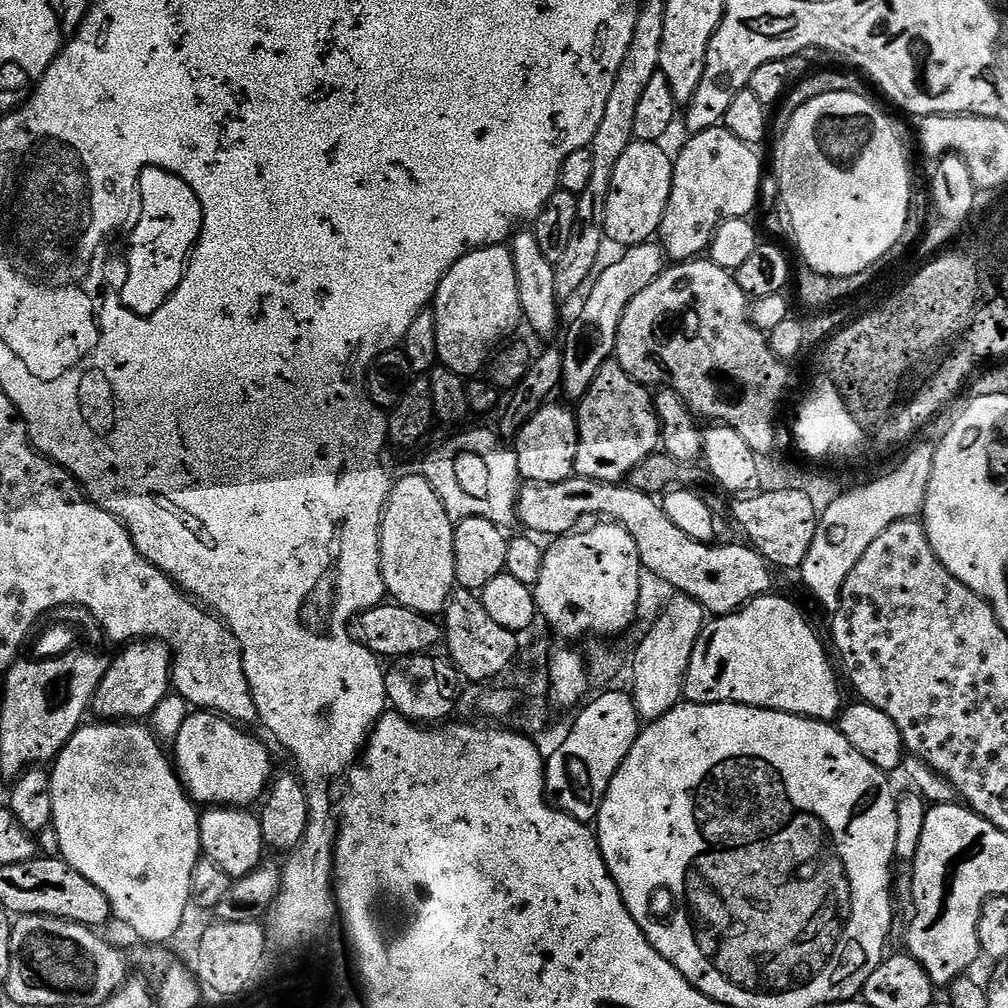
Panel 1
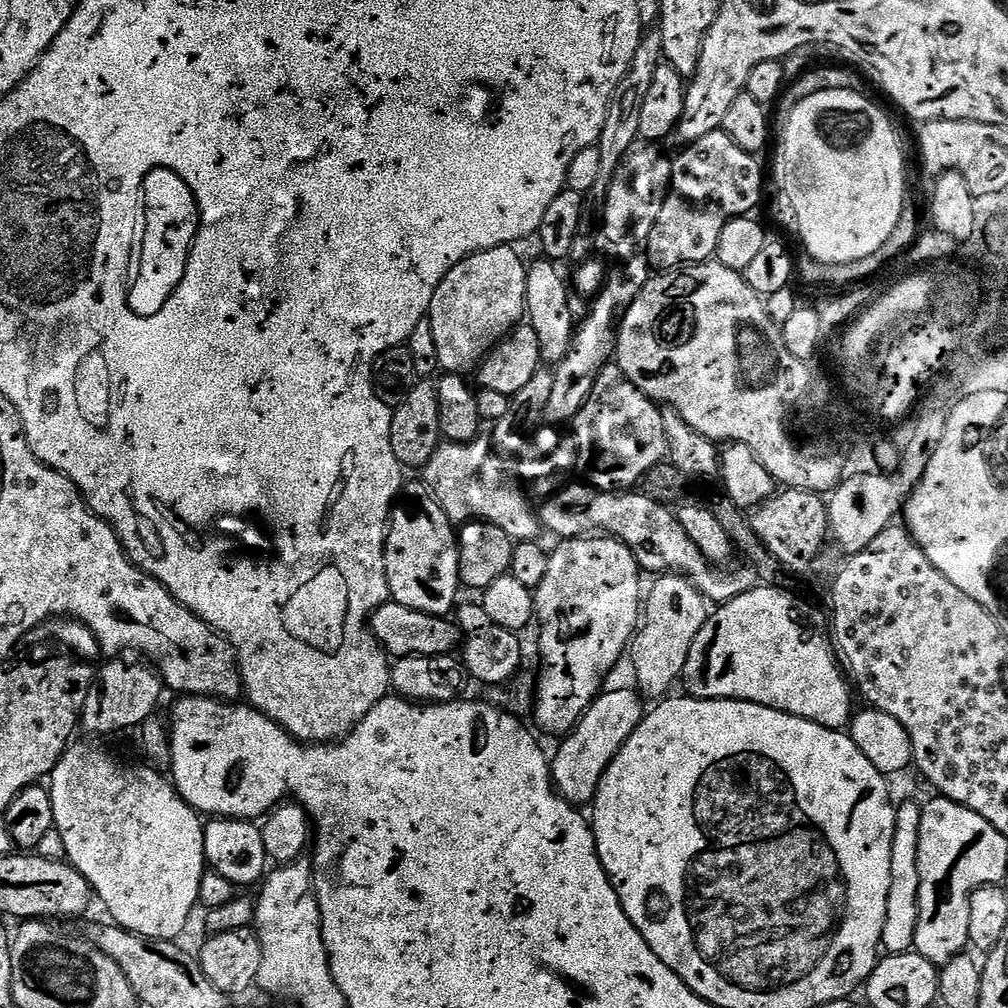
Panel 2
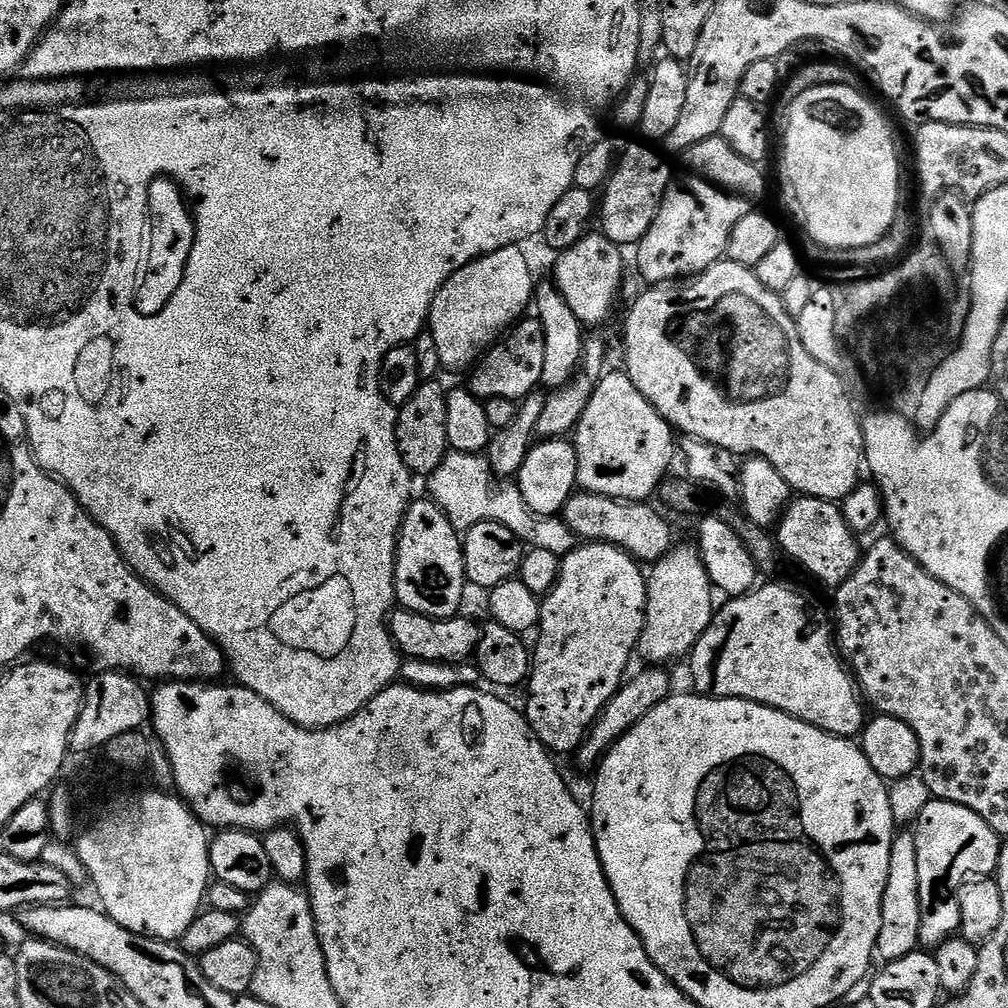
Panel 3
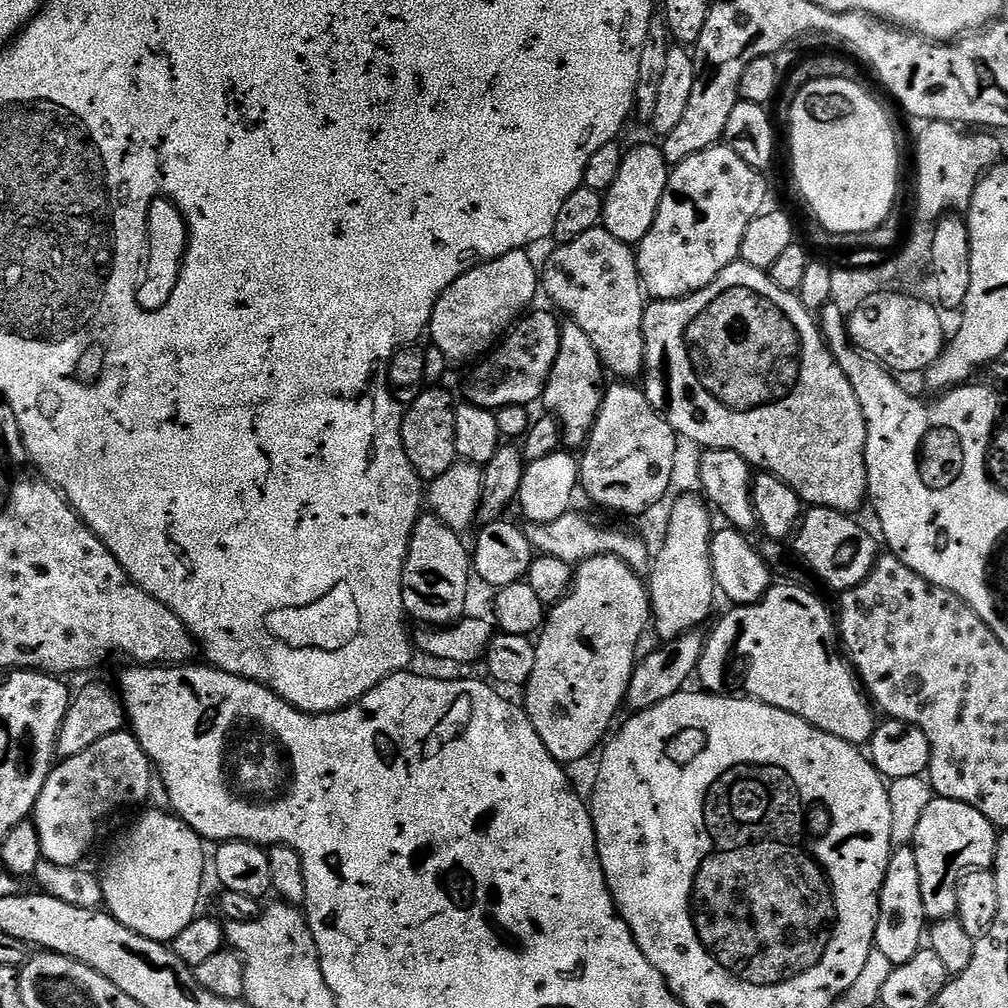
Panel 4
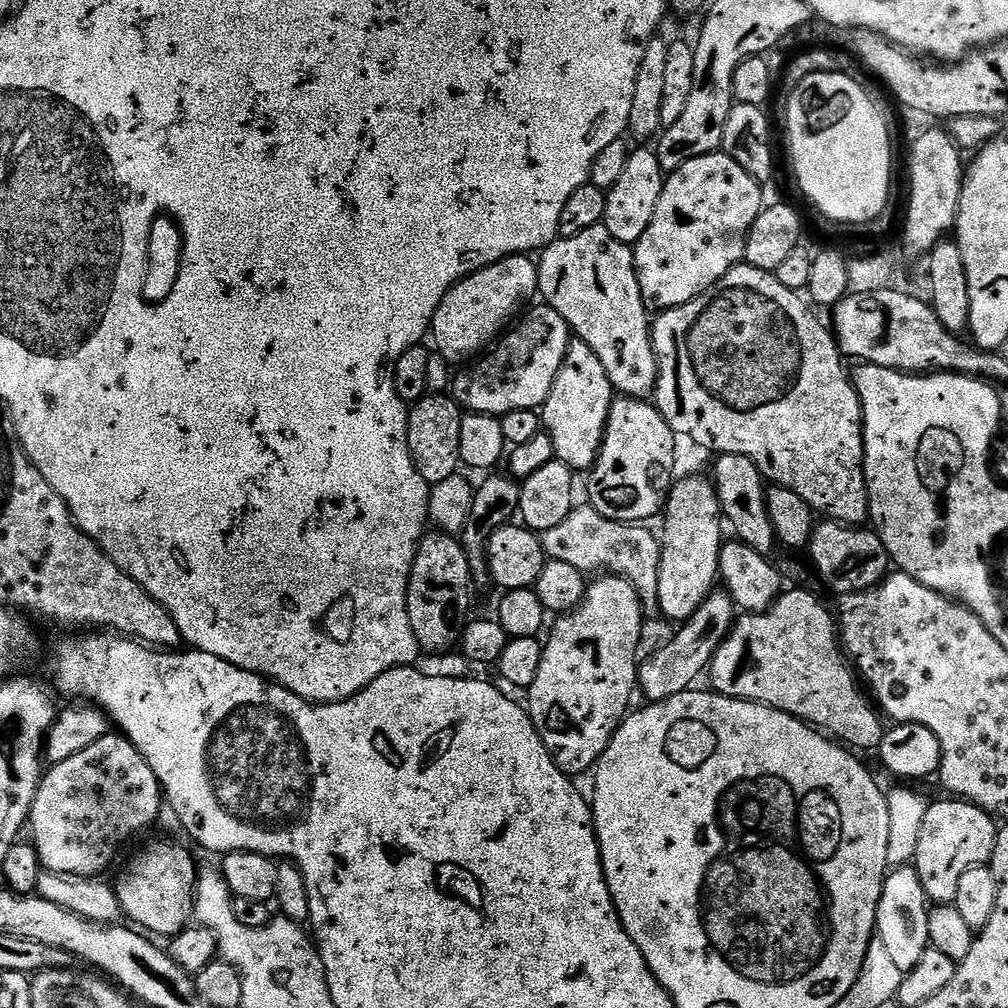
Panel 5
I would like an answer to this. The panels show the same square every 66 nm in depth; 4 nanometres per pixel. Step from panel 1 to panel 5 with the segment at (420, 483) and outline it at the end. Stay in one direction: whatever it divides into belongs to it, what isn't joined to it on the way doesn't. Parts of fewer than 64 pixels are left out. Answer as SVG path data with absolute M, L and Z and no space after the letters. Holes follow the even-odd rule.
M429 531L420 541L406 593L406 618L414 626L414 634L425 653L448 652L461 643L460 608L471 606L472 588L474 581L464 545L455 535Z

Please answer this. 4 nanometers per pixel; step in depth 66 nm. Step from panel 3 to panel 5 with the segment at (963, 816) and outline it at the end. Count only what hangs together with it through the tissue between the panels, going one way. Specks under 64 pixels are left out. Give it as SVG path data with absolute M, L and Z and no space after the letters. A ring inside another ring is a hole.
M959 798L944 799L948 800L929 803L914 861L924 892L936 906L955 901L958 881L962 879L962 874L966 874L966 870L979 868L991 861L998 831L997 821L976 805Z

